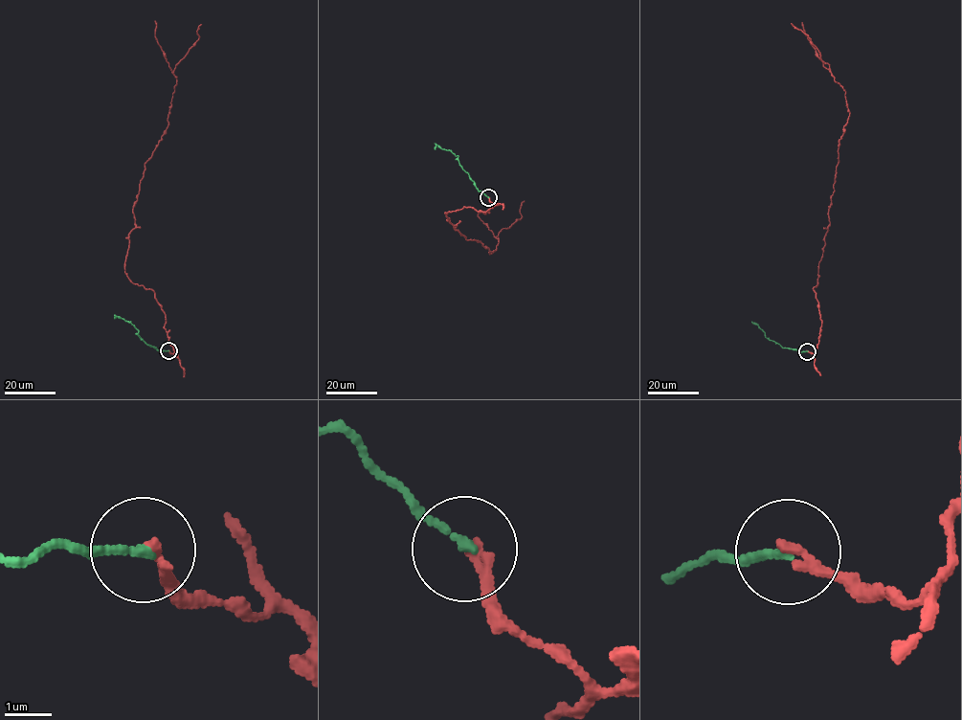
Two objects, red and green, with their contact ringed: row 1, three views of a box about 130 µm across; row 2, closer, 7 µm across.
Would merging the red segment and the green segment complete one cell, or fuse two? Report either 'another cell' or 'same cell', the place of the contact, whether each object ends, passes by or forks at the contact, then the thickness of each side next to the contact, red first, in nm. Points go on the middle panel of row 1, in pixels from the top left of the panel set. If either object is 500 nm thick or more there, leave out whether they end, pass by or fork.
same cell | (488, 197) | red ends | green ends | 240/190 nm

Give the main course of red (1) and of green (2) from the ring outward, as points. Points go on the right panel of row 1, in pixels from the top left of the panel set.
1: (807, 350), (814, 353), (819, 341), (813, 289), (849, 111), (828, 64), (791, 24)
2: (807, 350), (783, 348), (768, 339), (753, 323), (757, 325)

